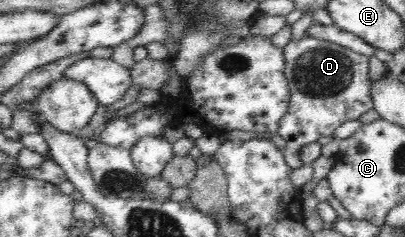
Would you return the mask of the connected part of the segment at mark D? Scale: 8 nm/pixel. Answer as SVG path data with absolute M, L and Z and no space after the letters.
M305 36L299 41L291 40L284 48L285 76L289 82L289 107L285 115L279 121L278 134L285 139L284 150L287 165L292 169L301 167L304 163L300 160L300 149L311 142L316 142L319 137L333 136L335 129L343 125L345 121L359 119L366 111L373 108L370 92L369 57L355 53L350 49L341 47L336 43L317 39L313 36Z

